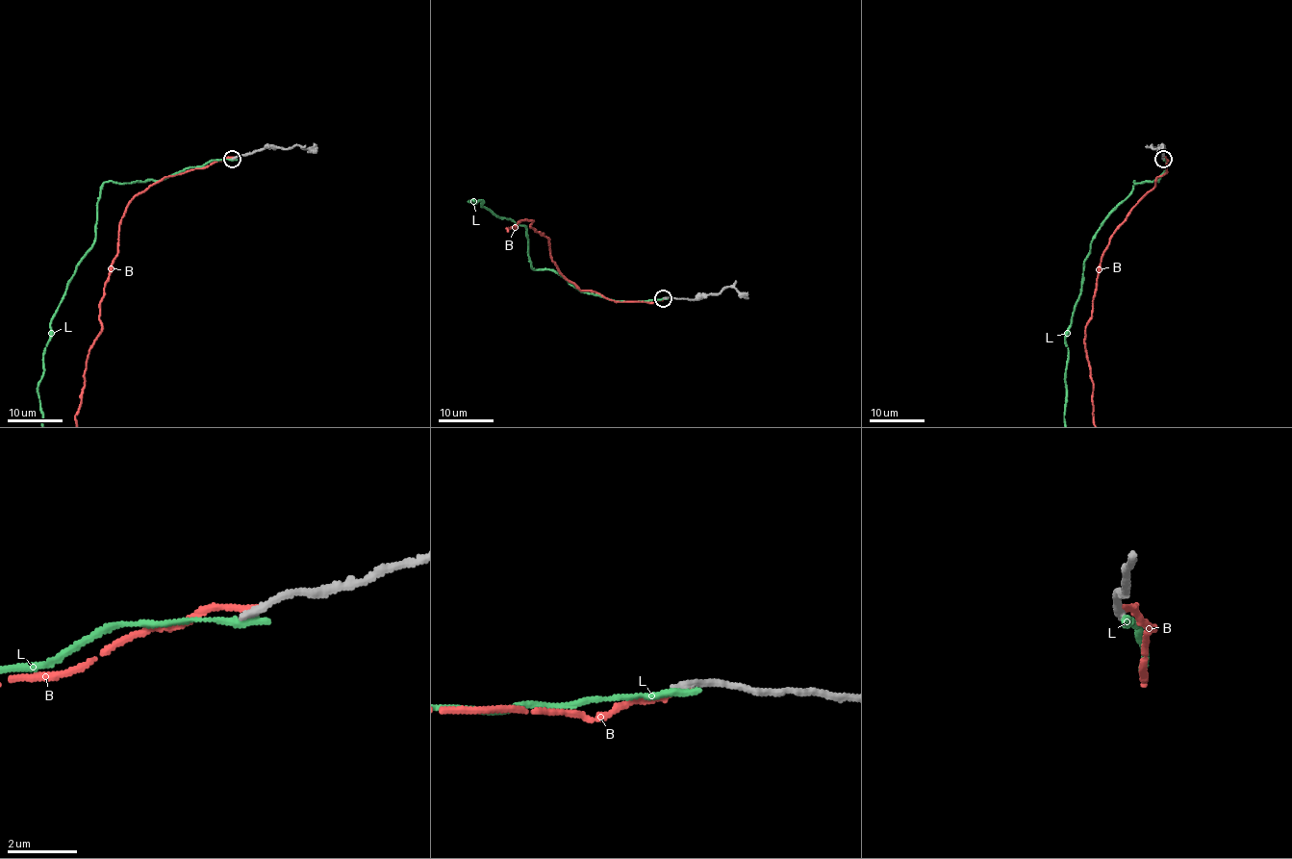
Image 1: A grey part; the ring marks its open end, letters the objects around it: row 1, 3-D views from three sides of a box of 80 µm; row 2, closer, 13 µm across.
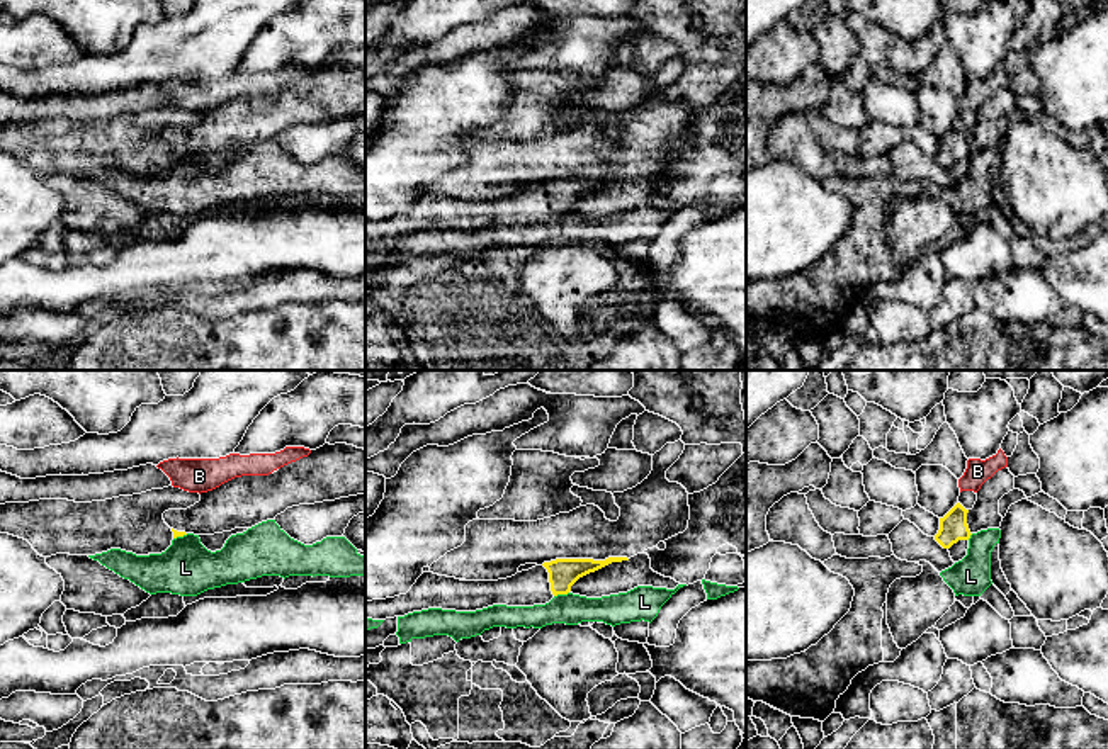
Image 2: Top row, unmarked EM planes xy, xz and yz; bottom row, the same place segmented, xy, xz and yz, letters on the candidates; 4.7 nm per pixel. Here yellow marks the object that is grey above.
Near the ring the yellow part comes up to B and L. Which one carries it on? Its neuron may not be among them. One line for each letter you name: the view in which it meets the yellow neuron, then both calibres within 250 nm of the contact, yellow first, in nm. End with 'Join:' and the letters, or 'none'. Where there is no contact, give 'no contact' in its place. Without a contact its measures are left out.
Join: none

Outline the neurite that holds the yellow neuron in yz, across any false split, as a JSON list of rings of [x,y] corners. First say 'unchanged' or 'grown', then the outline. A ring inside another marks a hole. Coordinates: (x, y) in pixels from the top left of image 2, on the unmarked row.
grown | [[[962,110],[958,122],[940,138],[940,149],[935,160],[943,166],[950,168],[958,160],[969,160],[970,149],[967,144],[967,132],[974,127],[977,114],[974,110]]]

